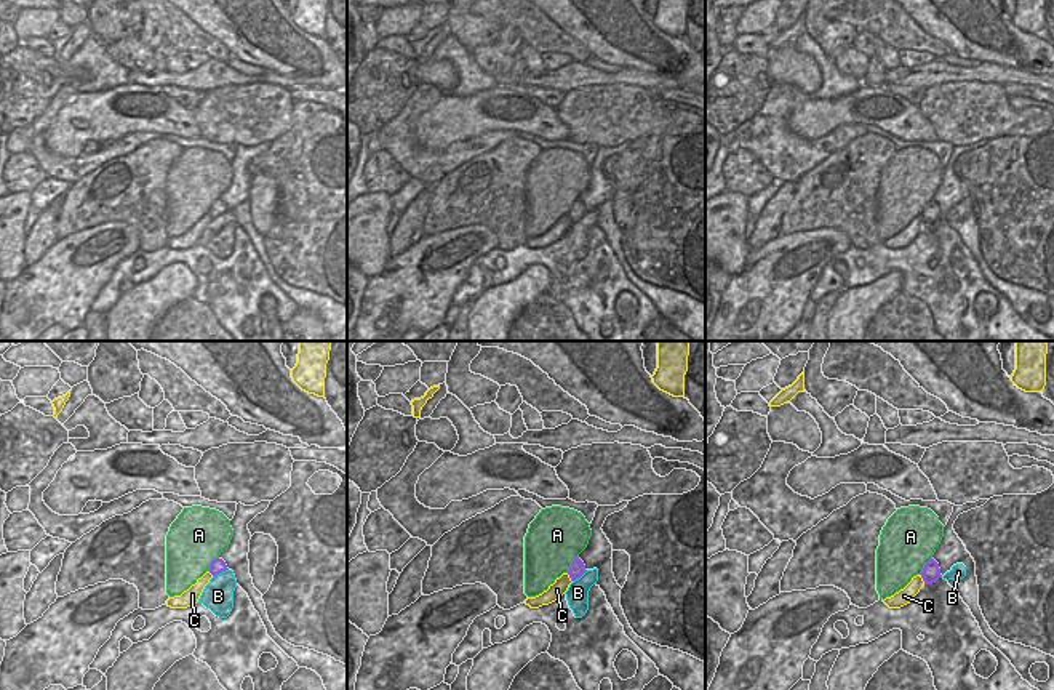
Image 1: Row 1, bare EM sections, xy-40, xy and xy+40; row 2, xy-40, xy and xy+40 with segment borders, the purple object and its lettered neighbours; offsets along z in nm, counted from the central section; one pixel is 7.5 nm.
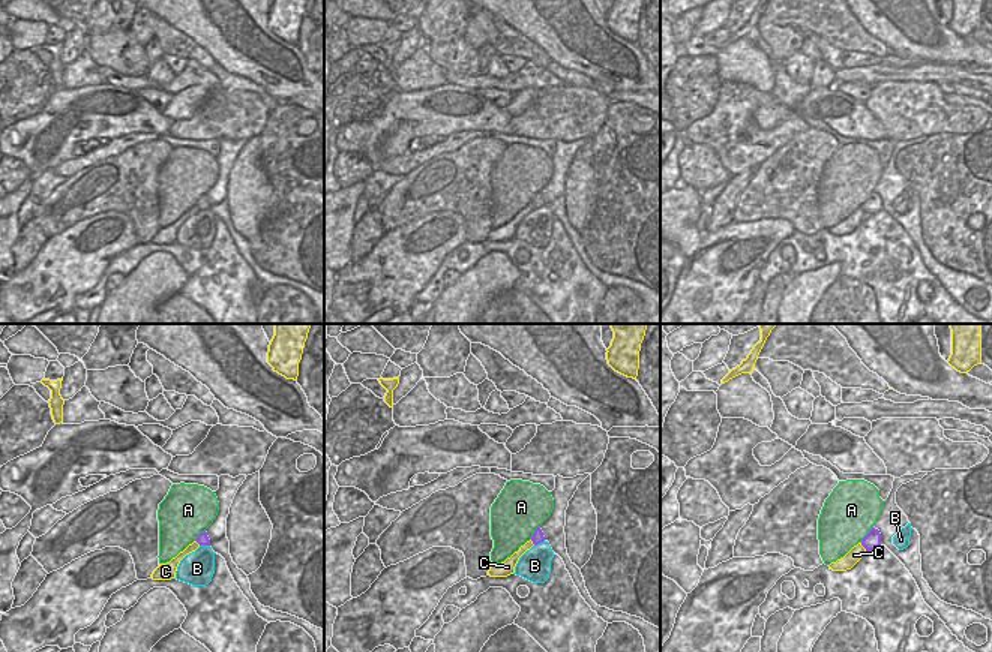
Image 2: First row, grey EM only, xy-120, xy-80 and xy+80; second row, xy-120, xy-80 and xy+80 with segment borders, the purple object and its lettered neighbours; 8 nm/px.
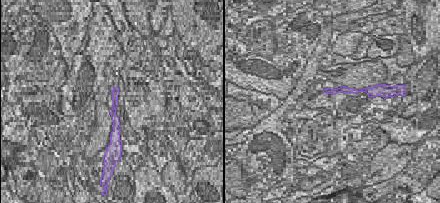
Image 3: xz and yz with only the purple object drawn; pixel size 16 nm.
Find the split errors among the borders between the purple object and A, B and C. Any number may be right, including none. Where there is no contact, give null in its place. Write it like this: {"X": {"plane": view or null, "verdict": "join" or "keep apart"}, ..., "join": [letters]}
{"A": {"plane": "xy", "verdict": "keep apart"}, "B": {"plane": "xy-40", "verdict": "keep apart"}, "C": {"plane": "xy+40", "verdict": "keep apart"}, "join": []}

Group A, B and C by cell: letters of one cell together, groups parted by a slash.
A / B / C

